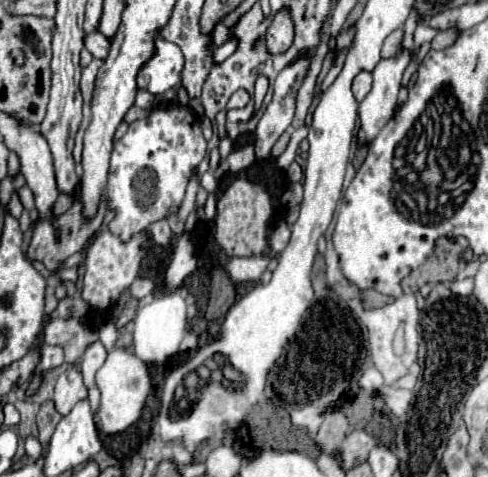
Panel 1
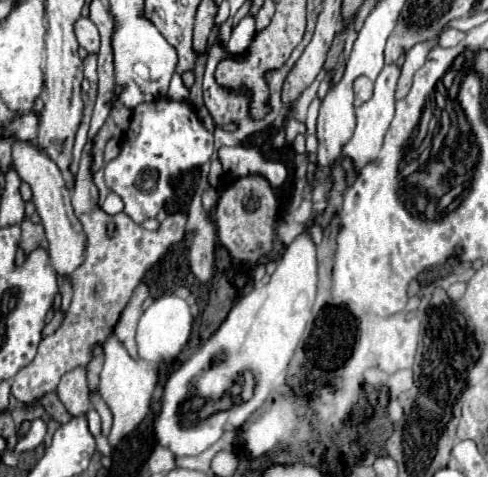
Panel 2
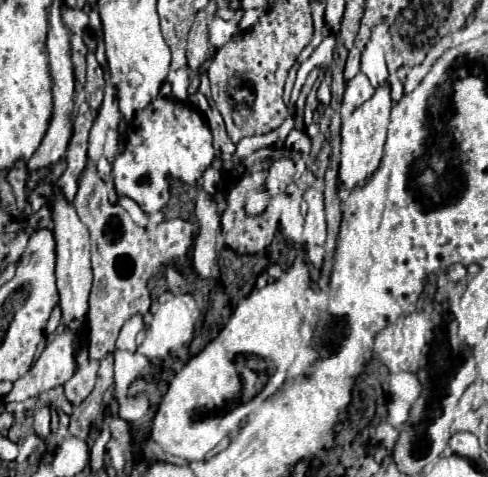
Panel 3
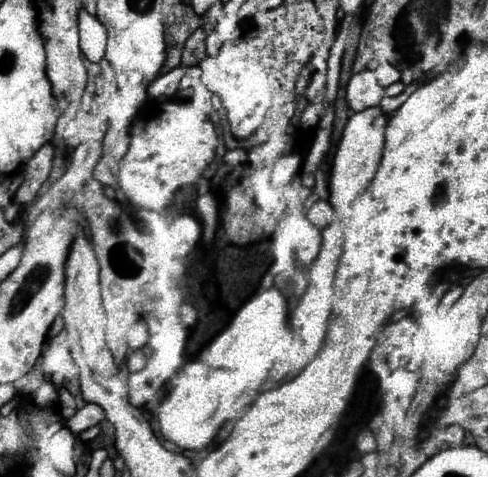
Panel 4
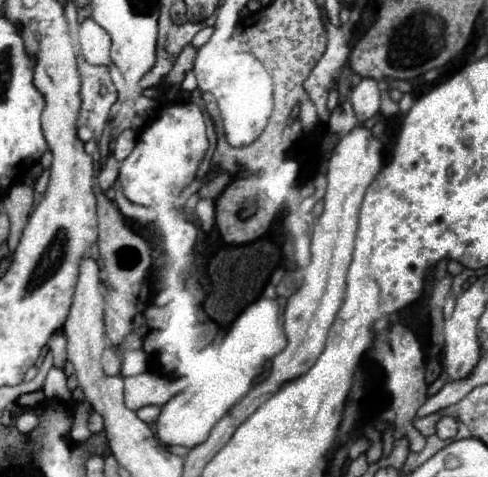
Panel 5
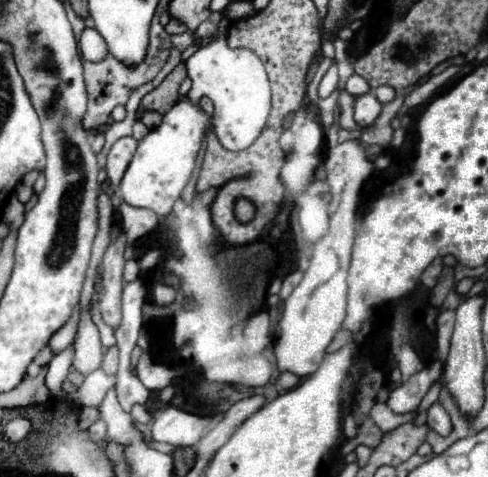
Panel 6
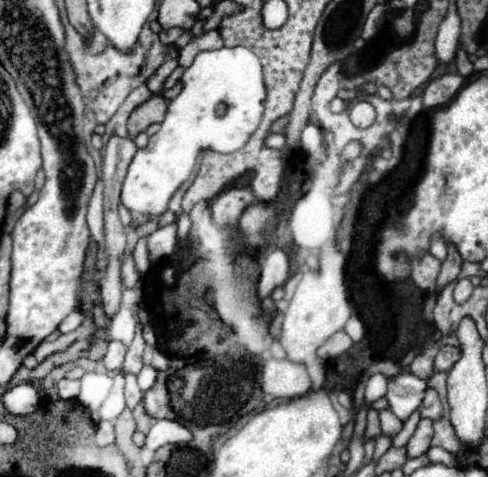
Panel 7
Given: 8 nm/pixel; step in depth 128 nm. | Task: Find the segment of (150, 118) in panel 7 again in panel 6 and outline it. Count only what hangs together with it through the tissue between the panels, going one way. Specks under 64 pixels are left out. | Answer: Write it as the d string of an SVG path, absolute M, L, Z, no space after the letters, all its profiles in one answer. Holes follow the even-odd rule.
M178 64L178 66L166 76L166 80L164 80L158 88L154 88L150 94L146 94L146 96L142 98L140 108L138 108L138 112L136 112L136 118L140 120L144 112L160 112L160 114L168 112L168 110L176 104L176 100L180 98L180 96L178 96L178 86L180 86L180 82L182 82L184 78L186 78L186 66L184 66L184 64Z

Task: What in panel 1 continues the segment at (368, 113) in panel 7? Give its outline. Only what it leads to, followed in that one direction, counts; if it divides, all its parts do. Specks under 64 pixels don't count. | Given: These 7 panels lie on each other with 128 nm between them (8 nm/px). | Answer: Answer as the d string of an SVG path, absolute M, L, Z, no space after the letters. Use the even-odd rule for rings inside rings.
M368 72L358 74L356 80L354 80L354 84L352 84L352 92L354 92L356 100L358 100L358 102L364 100L364 96L366 96L370 90L372 90L372 76L370 76Z

